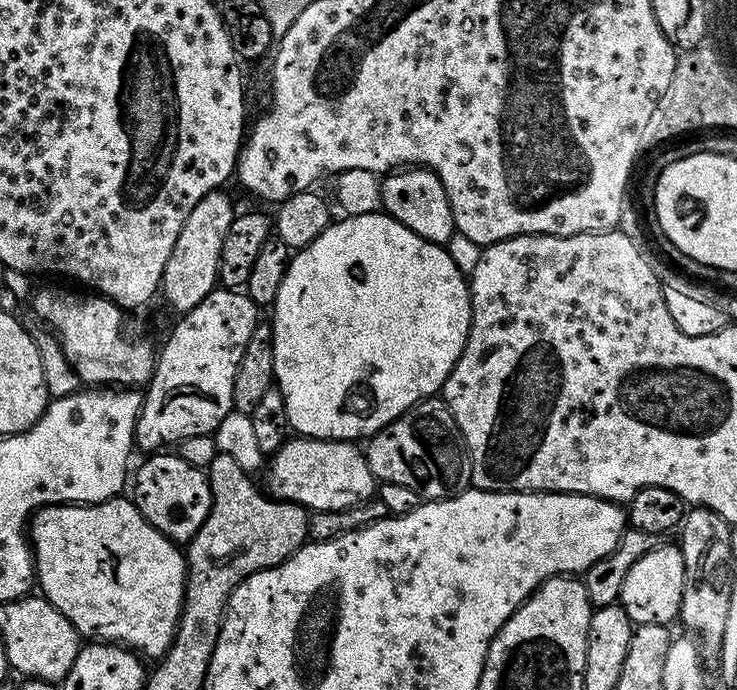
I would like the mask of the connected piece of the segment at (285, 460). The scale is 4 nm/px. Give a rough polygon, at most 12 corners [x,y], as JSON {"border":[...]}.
{"border":[[293,435],[269,488],[312,512],[371,501],[378,481],[346,440]]}

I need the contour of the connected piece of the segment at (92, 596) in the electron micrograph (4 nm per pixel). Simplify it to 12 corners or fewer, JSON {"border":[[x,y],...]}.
{"border":[[128,498],[30,521],[81,637],[168,653],[185,553]]}

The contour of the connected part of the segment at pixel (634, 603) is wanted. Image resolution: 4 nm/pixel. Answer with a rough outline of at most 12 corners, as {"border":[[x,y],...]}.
{"border":[[675,543],[630,566],[619,603],[633,625],[680,615],[684,563]]}

